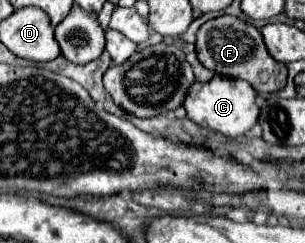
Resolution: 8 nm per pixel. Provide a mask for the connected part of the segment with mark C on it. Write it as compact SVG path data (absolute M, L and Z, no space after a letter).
M215 75L207 83L193 83L187 91L183 107L187 111L187 117L191 121L195 121L197 125L219 131L227 137L241 137L257 123L259 107L255 105L255 97L257 97L257 93L253 91L253 87L247 81Z

